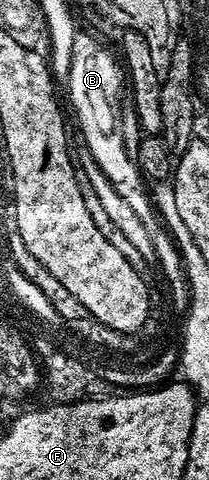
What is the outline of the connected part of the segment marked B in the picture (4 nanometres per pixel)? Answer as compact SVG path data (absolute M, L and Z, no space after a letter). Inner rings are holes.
M84 32L76 33L66 93L72 97L72 106L76 109L76 118L80 121L81 132L84 133L82 142L87 147L87 153L92 154L98 168L106 172L118 196L122 196L122 200L130 204L131 210L134 211L134 219L142 220L142 225L147 227L151 238L156 239L158 232L162 229L161 219L154 209L154 202L149 191L148 194L144 191L146 182L130 153L130 146L120 139L120 114L116 111L116 101L120 98L122 66L117 55L113 54L98 39L91 38Z

